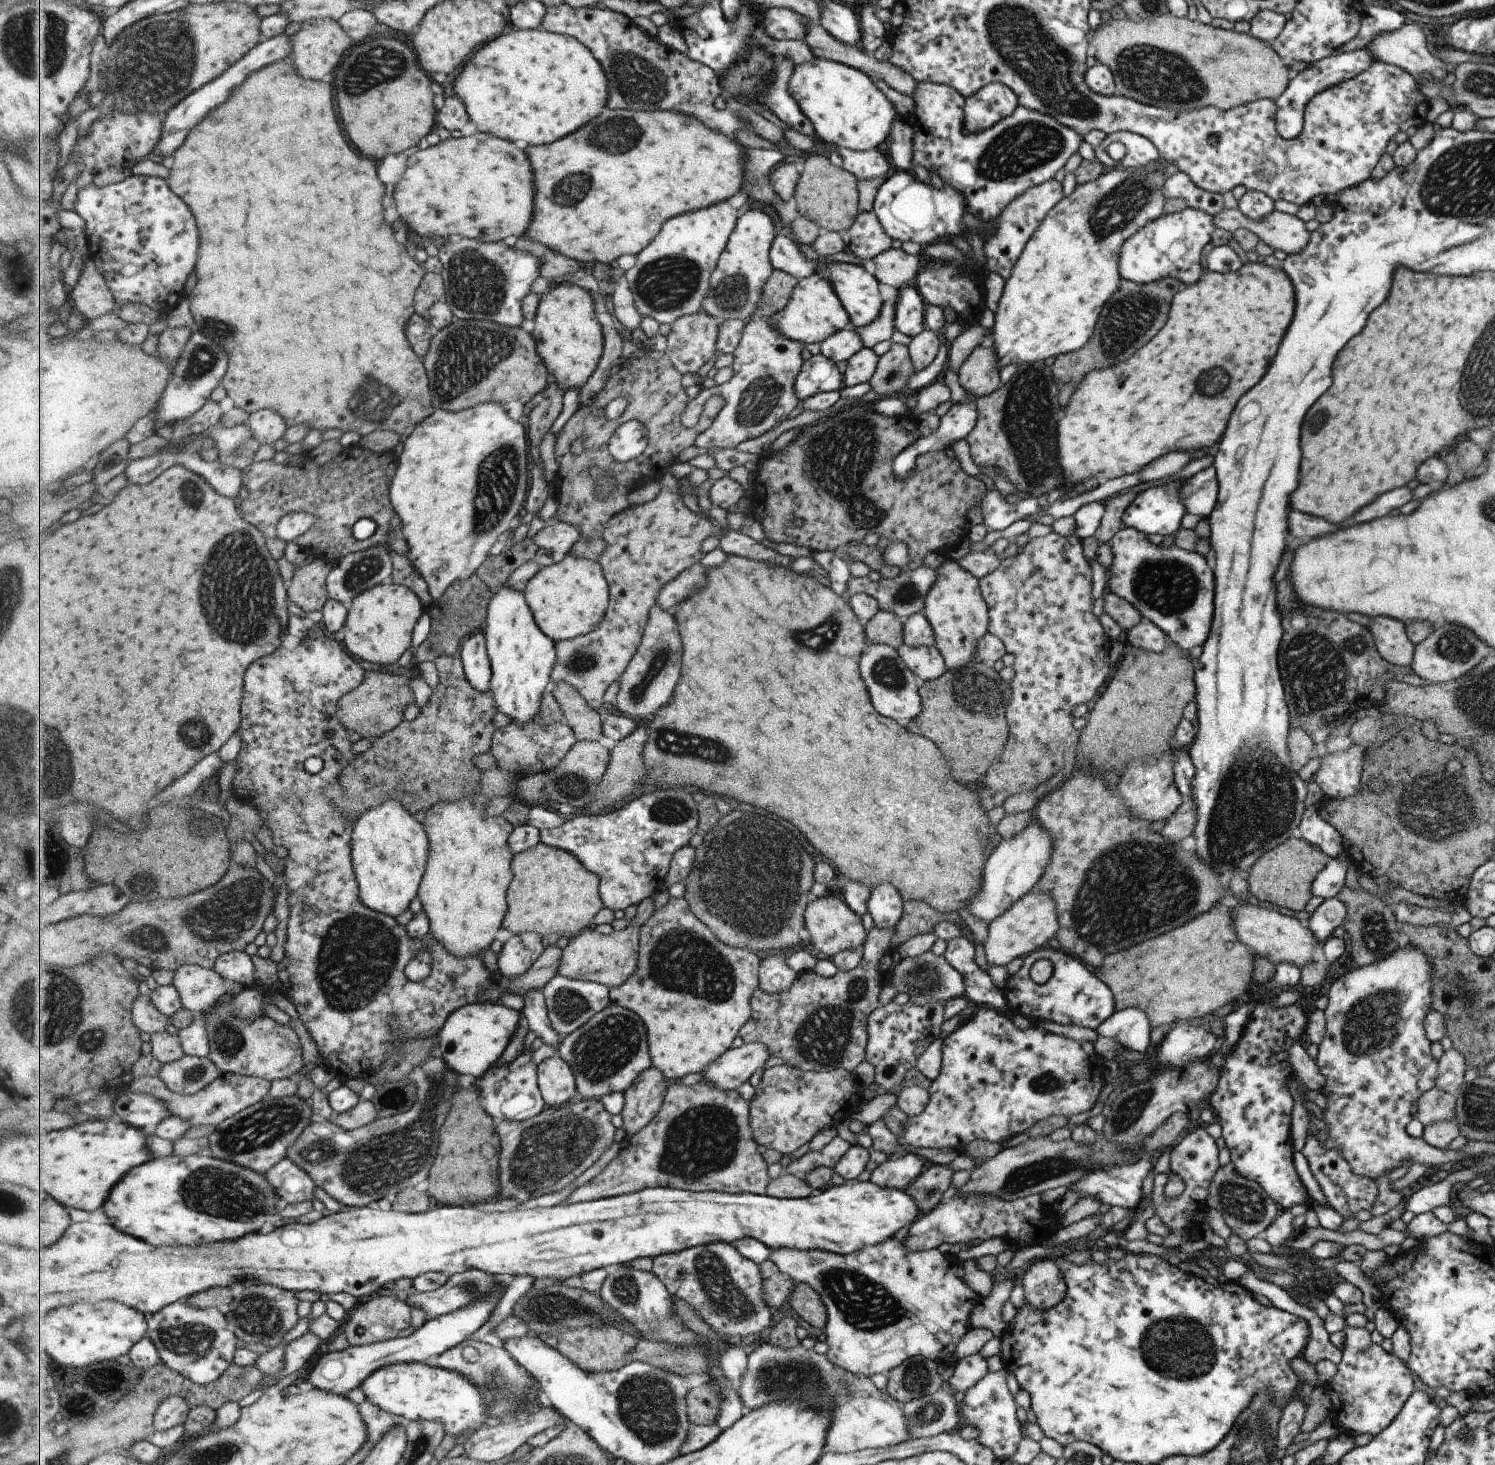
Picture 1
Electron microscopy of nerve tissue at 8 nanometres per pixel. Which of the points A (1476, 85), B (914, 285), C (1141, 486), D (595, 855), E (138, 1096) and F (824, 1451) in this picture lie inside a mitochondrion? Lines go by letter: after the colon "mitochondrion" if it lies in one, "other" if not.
A: mitochondrion
B: other
C: other
D: other
E: other
F: other

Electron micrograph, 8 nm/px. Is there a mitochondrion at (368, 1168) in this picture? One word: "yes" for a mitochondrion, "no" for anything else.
yes

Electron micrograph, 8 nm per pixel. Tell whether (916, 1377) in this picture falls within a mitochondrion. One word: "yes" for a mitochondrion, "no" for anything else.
yes

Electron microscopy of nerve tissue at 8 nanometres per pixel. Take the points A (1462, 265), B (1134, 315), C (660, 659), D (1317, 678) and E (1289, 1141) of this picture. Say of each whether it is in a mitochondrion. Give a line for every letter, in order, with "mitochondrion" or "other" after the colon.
A: other
B: mitochondrion
C: mitochondrion
D: mitochondrion
E: other

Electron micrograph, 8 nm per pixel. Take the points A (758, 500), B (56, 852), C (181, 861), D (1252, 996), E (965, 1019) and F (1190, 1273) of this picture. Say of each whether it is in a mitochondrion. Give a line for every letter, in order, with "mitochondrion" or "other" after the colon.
A: other
B: mitochondrion
C: other
D: other
E: other
F: other

